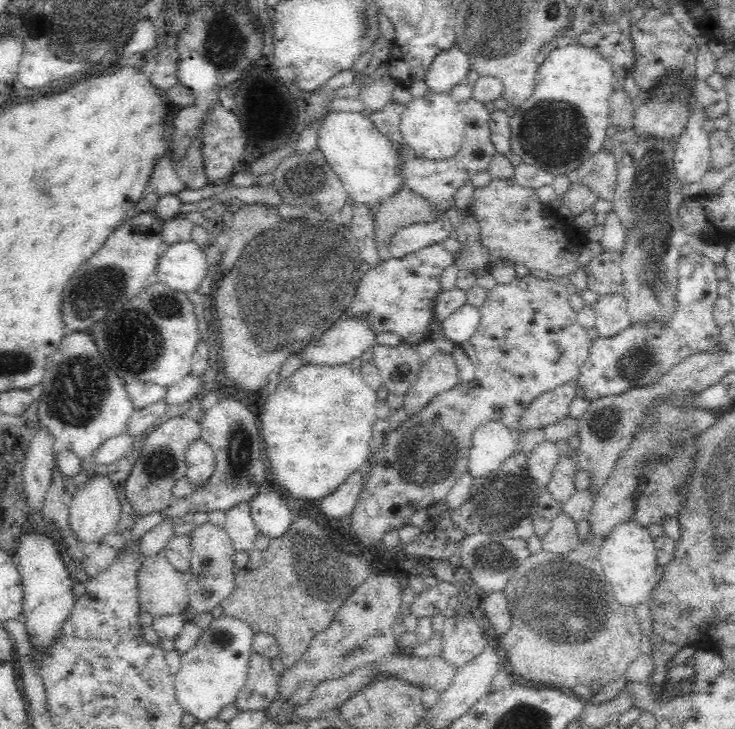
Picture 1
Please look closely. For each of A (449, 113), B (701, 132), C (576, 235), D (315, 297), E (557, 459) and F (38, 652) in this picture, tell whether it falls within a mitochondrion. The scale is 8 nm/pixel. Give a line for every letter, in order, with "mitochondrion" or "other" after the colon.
A: other
B: other
C: other
D: mitochondrion
E: other
F: other

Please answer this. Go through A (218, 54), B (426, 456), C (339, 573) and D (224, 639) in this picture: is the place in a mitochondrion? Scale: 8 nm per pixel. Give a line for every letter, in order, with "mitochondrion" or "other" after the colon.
A: mitochondrion
B: mitochondrion
C: mitochondrion
D: mitochondrion

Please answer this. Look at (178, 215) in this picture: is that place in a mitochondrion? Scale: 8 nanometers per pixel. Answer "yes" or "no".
no

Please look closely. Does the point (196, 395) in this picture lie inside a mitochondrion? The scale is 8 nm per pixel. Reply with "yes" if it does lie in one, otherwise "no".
no

